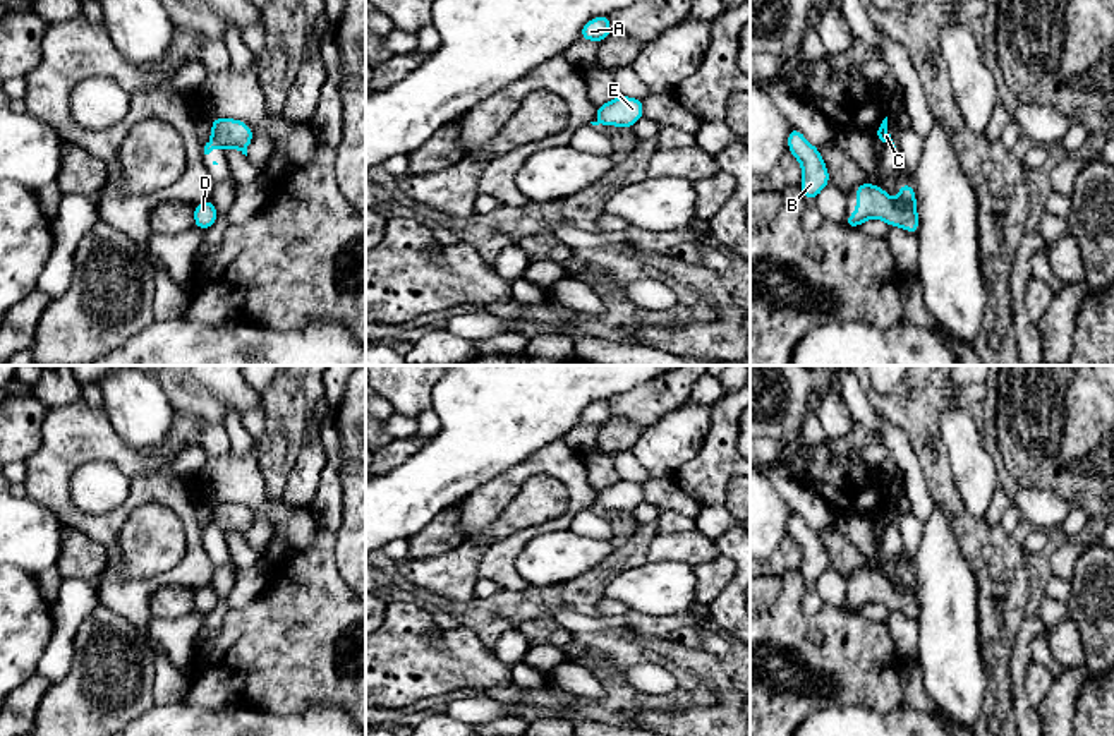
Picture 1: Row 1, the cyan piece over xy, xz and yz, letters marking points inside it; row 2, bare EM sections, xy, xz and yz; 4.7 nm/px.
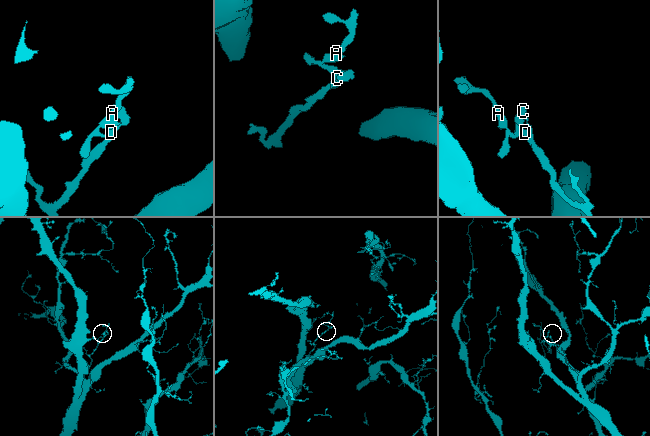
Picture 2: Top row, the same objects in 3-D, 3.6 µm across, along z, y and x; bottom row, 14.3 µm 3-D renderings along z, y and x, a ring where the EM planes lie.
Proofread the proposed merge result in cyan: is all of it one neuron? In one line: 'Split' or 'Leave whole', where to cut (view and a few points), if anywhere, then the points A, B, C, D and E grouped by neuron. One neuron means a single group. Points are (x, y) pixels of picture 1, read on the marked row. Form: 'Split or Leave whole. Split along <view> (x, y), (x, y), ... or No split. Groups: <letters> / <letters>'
Leave whole. No split. Groups: A B C D E

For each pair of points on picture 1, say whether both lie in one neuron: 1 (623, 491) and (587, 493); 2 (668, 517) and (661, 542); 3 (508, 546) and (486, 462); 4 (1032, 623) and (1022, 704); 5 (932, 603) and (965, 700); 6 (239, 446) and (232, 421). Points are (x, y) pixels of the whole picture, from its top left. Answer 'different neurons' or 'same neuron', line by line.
1: different neurons
2: different neurons
3: different neurons
4: same neuron
5: same neuron
6: same neuron

